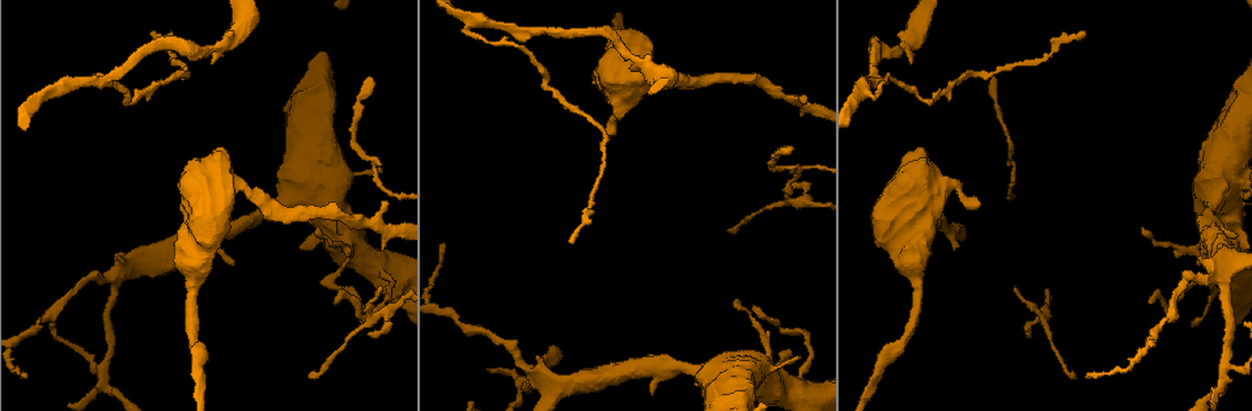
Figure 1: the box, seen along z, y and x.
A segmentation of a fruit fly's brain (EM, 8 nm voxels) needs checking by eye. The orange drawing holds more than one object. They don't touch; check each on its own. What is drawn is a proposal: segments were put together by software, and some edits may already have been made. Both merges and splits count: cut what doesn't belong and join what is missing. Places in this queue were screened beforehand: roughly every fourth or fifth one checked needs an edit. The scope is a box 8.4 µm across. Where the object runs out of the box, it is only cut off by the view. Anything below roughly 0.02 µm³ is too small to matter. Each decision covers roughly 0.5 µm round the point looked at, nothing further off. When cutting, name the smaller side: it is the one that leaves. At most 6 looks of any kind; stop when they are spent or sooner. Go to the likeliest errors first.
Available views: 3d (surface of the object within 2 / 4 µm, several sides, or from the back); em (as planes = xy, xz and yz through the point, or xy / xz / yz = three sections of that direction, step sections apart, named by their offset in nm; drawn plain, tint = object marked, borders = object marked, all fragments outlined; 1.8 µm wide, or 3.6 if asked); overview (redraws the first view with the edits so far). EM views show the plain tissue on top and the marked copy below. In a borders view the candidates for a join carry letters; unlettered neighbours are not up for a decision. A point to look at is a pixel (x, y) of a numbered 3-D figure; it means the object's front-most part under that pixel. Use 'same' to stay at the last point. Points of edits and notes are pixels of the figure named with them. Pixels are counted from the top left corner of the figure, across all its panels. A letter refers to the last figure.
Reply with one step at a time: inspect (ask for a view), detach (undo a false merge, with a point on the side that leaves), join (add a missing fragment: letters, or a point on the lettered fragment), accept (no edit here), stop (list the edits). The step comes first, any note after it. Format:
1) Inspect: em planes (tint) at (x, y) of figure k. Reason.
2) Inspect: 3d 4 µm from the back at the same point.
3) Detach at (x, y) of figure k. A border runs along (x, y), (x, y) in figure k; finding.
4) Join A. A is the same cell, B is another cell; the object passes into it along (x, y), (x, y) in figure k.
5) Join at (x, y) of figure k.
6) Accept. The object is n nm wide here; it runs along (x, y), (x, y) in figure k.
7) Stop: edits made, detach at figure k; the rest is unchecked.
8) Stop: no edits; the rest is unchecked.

Inspect: em xy step 8 (borders) at (518, 382) of figure 1. Thick turns thin.

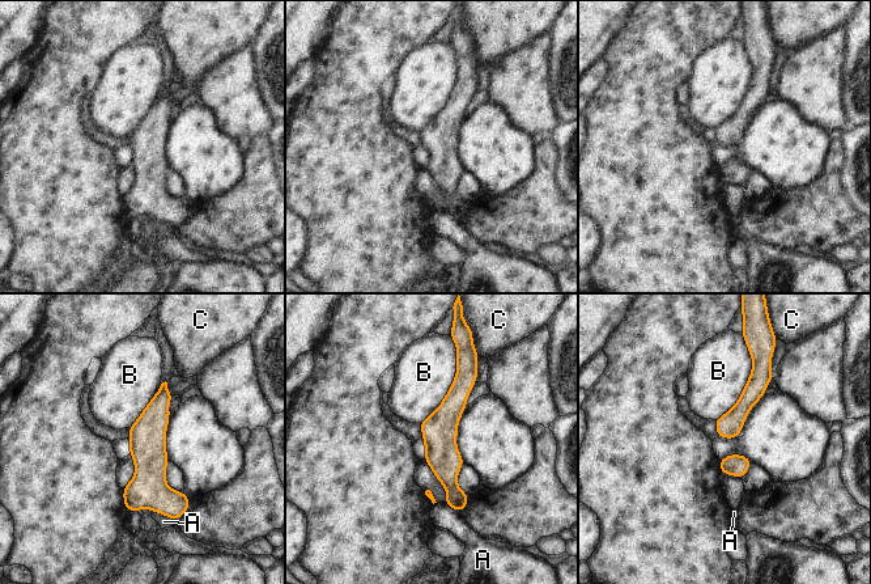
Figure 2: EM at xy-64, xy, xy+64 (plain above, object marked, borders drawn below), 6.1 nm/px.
Accept. A, B and C are other cells; it runs along (459, 367), (446, 417), (458, 507) in figure 2; all the same neuron.

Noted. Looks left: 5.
Inspect: em 3.6 µm planes (borders) at (529, 33) of figure 1. A fork.

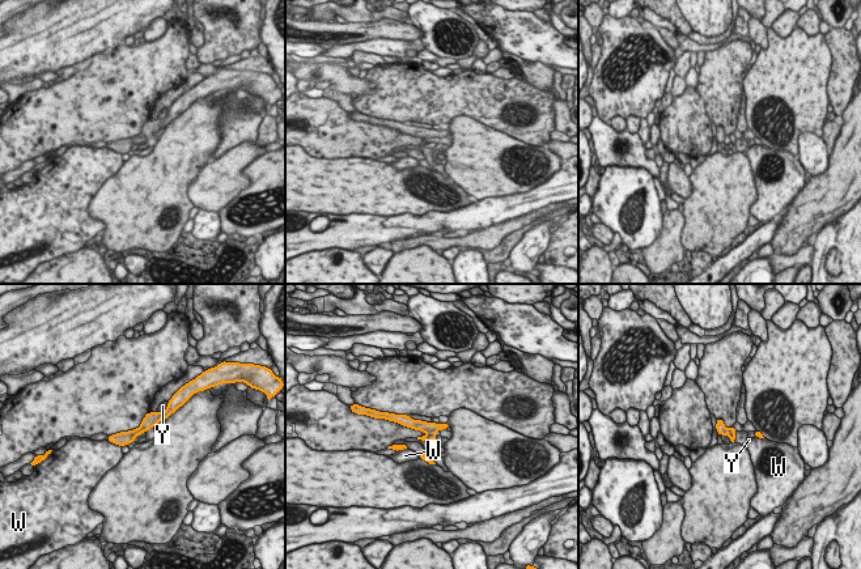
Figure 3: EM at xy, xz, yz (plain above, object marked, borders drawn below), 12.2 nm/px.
Accept. The longest contact is with W, 190 nm; W and Y are other cells; a border runs along (107, 440), (121, 446) in figure 3; one neuron here.

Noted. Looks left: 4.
Inspect: em planes (borders) at (978, 207) of figure 1. Branch stops here.

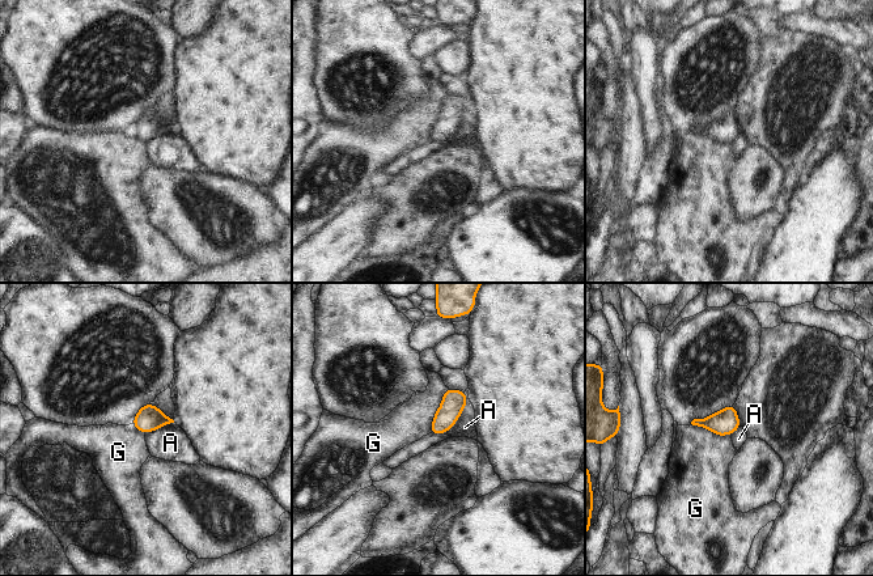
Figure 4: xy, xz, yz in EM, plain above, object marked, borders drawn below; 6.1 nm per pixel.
Accept. A and G are other cells; a border runs along (469, 399), (450, 428), (431, 433) in figure 4; none of them fits.

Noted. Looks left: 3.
Stop: no edits; the rest is unchecked.

